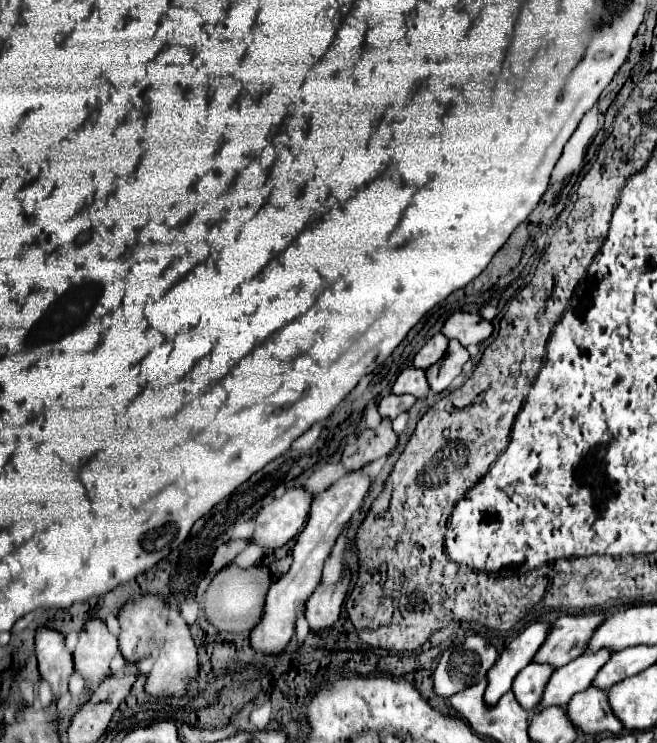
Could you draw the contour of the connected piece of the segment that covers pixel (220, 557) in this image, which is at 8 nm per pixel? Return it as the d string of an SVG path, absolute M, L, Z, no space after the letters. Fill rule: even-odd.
M236 539L236 541L228 541L228 543L220 545L218 551L214 553L214 559L212 559L212 565L210 565L208 573L210 573L210 571L216 571L216 569L222 569L224 565L232 563L234 557L248 547L248 543L250 543L248 539Z

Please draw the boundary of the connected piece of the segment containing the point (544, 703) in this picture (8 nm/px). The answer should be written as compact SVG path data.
M598 651L598 653L584 653L570 661L564 667L554 669L552 677L546 683L544 695L540 703L532 709L532 713L540 713L546 707L564 707L574 693L580 693L590 687L590 681L598 673L598 669L606 663L610 657L610 651Z

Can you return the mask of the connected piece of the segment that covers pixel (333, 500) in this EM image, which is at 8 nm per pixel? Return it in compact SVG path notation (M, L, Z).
M366 465L362 469L348 471L344 477L336 479L326 491L322 491L322 495L318 493L314 497L310 519L308 519L304 531L298 535L298 541L296 541L296 547L294 547L294 563L292 563L290 571L286 575L282 575L270 587L270 591L266 595L262 619L250 633L250 647L254 651L262 651L262 653L268 653L268 655L278 655L288 647L288 643L294 637L296 617L298 617L298 613L304 611L308 597L318 587L324 561L328 559L328 555L330 555L338 535L342 533L344 525L350 521L354 511L358 511L368 487L370 487L370 473L368 473L368 465Z

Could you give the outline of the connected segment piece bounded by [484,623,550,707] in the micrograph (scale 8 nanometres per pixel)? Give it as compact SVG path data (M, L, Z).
M534 623L500 653L488 671L488 685L484 691L484 703L488 707L494 707L494 703L498 703L498 699L510 691L514 677L532 661L534 651L538 651L542 639L546 639L548 629L548 623Z

